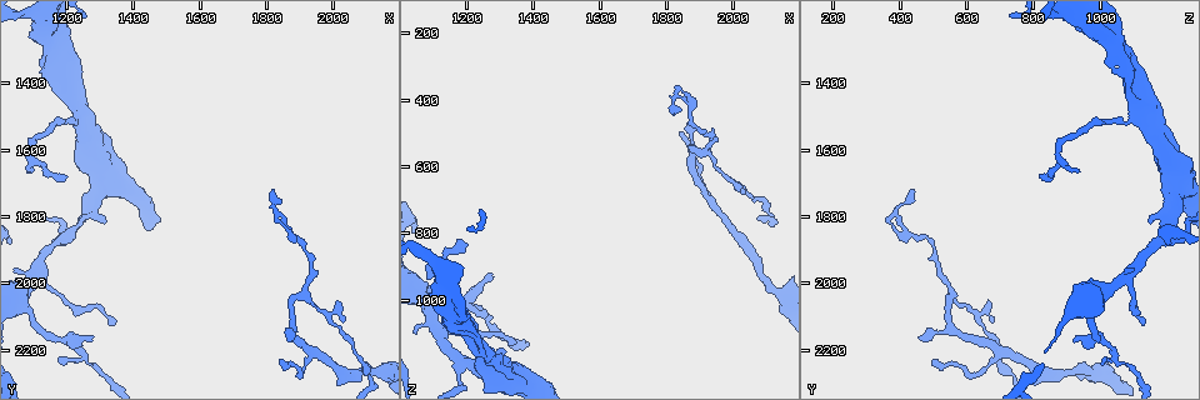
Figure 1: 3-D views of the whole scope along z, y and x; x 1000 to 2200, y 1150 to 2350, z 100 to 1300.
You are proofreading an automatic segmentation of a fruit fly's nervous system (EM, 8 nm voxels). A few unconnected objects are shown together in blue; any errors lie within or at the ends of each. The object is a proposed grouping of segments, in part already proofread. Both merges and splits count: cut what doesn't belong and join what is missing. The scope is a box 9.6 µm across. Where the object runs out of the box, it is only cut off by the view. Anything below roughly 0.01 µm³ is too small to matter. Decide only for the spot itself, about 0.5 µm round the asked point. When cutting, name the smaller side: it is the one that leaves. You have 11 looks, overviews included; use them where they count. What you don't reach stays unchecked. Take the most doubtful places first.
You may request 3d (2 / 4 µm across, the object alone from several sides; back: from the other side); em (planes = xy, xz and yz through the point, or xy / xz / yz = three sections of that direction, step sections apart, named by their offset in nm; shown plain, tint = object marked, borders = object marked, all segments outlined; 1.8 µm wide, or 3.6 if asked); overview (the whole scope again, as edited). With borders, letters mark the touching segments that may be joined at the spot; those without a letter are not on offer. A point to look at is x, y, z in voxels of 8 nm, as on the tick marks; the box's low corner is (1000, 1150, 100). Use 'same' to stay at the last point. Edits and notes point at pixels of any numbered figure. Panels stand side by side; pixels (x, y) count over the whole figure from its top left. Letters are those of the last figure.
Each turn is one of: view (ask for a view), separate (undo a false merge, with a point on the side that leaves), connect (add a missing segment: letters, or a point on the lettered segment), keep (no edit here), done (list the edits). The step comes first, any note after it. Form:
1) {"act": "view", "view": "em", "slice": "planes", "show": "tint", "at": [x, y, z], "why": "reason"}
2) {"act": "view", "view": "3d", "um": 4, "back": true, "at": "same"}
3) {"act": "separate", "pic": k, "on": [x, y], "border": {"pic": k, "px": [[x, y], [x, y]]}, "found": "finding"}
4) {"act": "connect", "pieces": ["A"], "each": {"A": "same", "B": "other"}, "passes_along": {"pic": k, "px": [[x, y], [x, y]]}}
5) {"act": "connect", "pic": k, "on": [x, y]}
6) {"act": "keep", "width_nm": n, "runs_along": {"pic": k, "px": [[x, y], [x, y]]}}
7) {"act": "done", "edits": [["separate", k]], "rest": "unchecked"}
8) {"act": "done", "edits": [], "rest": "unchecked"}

{"act": "view", "view": "em", "slice": "xz", "step": 4, "show": "tint", "at": [1170, 1880, 1180], "why": "abrupt turn"}

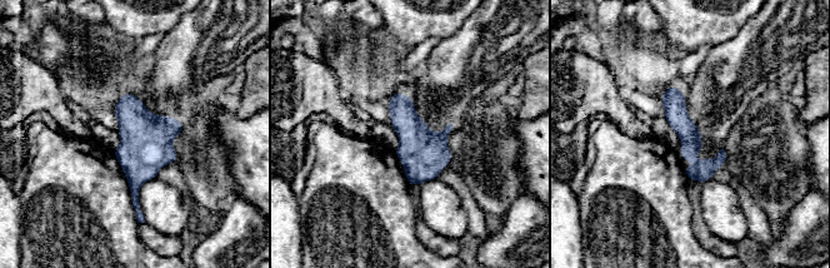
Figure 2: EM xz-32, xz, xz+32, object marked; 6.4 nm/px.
{"act": "view", "view": "em", "slice": "planes", "show": "tint", "at": "same"}

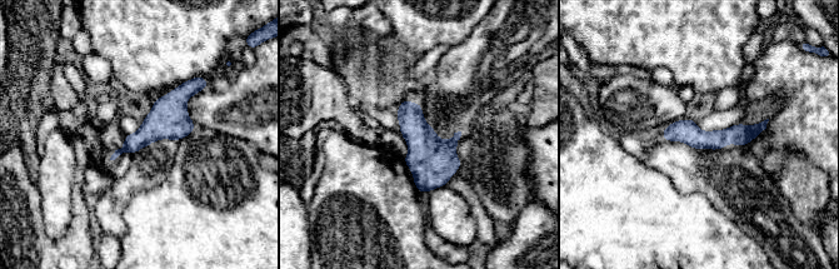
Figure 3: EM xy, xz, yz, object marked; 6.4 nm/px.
{"act": "view", "view": "em", "slice": "planes", "show": "borders", "at": "same", "why": "what lies round it"}

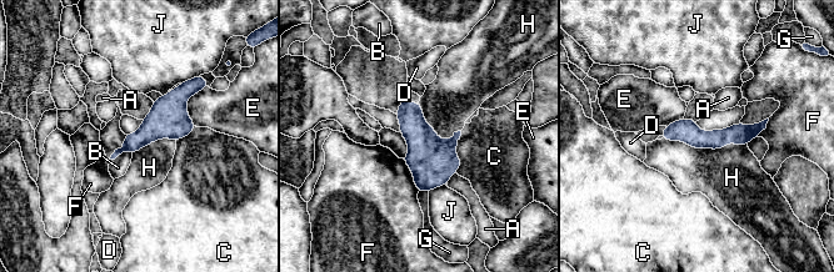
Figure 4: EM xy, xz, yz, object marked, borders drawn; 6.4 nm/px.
{"act": "keep", "each": {"A": "other", "B": "other", "C": "other", "D": "other", "E": "other", "F": "other", "G": "other", "H": "other", "J": "other"}, "border": {"pic": 4, "px": [[662, 137], [697, 149], [747, 145]]}, "found": "continuous, no second cell"}

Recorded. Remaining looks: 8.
{"act": "view", "view": "3d", "um": 4, "at": [1070, 2080, 980], "why": "sudden change in width"}

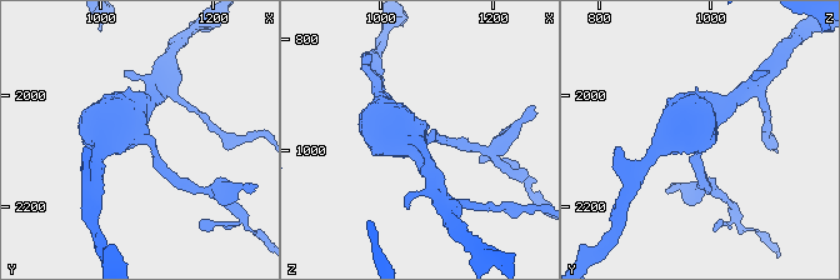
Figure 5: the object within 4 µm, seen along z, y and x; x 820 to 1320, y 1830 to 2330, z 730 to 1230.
{"act": "view", "view": "em", "um": 3.6, "slice": "xy", "step": 8, "show": "borders", "at": [1070, 2075, 980], "why": "now the EM"}

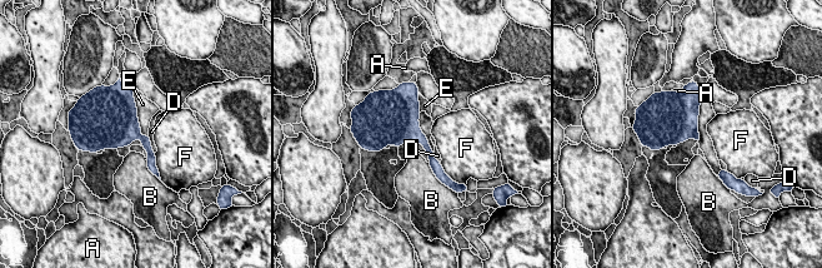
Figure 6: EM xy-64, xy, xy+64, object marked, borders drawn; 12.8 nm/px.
{"act": "keep", "longest_contact_nm": ["E", 600], "each": {"A": "other", "B": "other", "D": "other", "E": "other", "F": "other"}, "border": {"pic": 6, "px": [[154, 153], [158, 169]]}, "found": "all the same cell"}

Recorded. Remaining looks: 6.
{"act": "view", "view": "em", "slice": "yz", "step": 4, "show": "tint", "at": [2120, 2270, 980], "why": "calibre changes"}

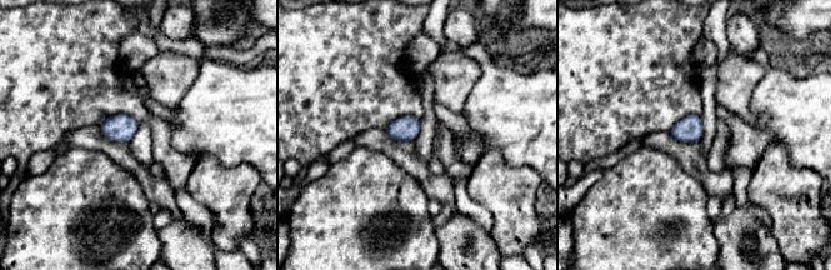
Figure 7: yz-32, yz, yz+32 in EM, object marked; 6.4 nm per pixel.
{"act": "view", "view": "em", "slice": "xy", "step": 4, "show": "borders", "at": "same", "why": "cut it another way"}

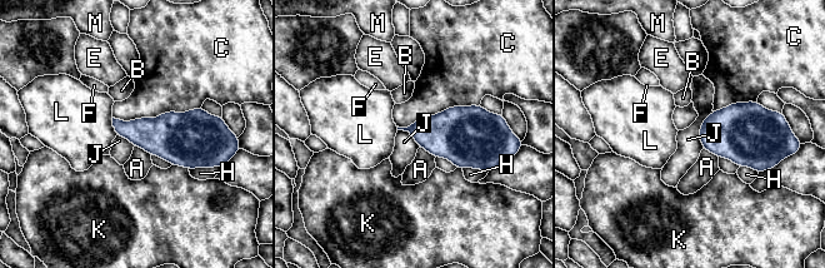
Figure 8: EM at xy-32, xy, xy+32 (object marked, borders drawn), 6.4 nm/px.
{"act": "keep", "width_nm": 240, "each": {"A": "other", "B": "other", "C": "other", "E": "other", "F": "other", "H": "other", "J": "other", "K": "other", "L": "other", "M": "other"}, "border": {"pic": 8, "px": [[713, 112], [699, 132], [703, 148]]}, "found": "continuous, no second cell"}

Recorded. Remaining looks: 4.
{"act": "view", "view": "em", "slice": "planes", "show": "tint", "at": [1810, 1720, 430]}

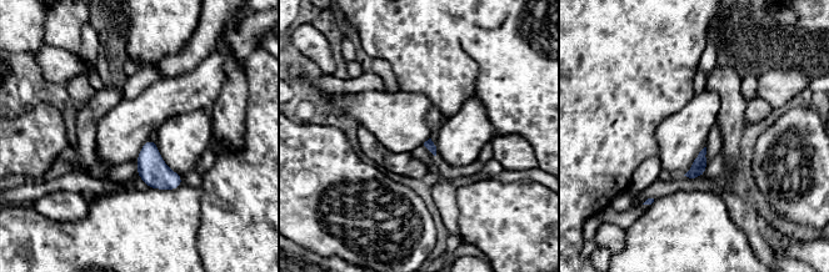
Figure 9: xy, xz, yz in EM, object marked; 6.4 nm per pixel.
{"act": "view", "view": "em", "slice": "planes", "show": "borders", "at": "same", "why": "what lies round it"}

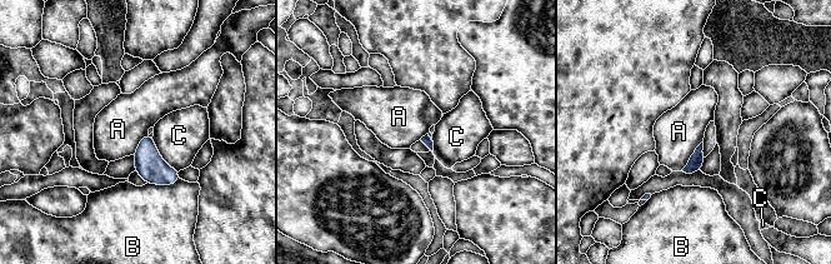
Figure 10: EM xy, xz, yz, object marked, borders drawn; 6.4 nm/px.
{"act": "keep", "each": {"A": "other", "B": "other", "C": "other"}, "border": {"pic": 10, "px": [[701, 142], [680, 170]]}, "found": "no lettered segment goes on from it"}

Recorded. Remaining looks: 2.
{"act": "done", "edits": [], "rest": "unchecked"}

